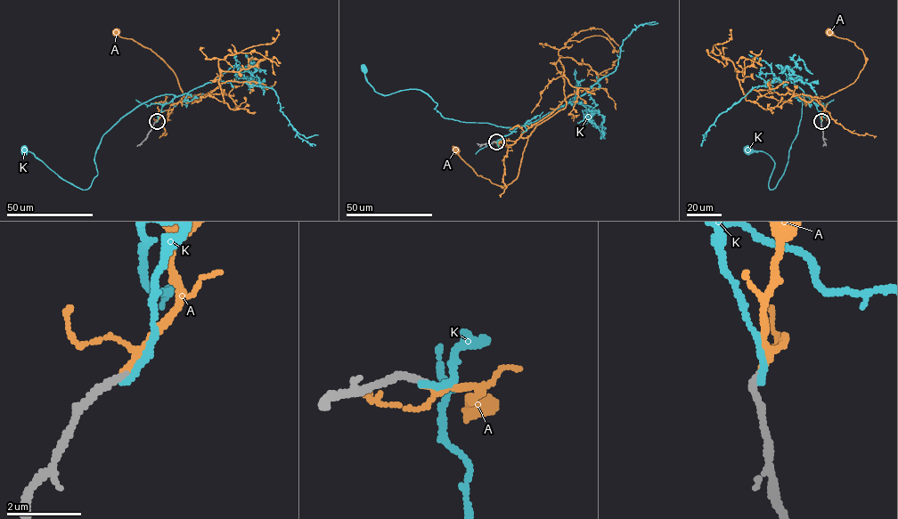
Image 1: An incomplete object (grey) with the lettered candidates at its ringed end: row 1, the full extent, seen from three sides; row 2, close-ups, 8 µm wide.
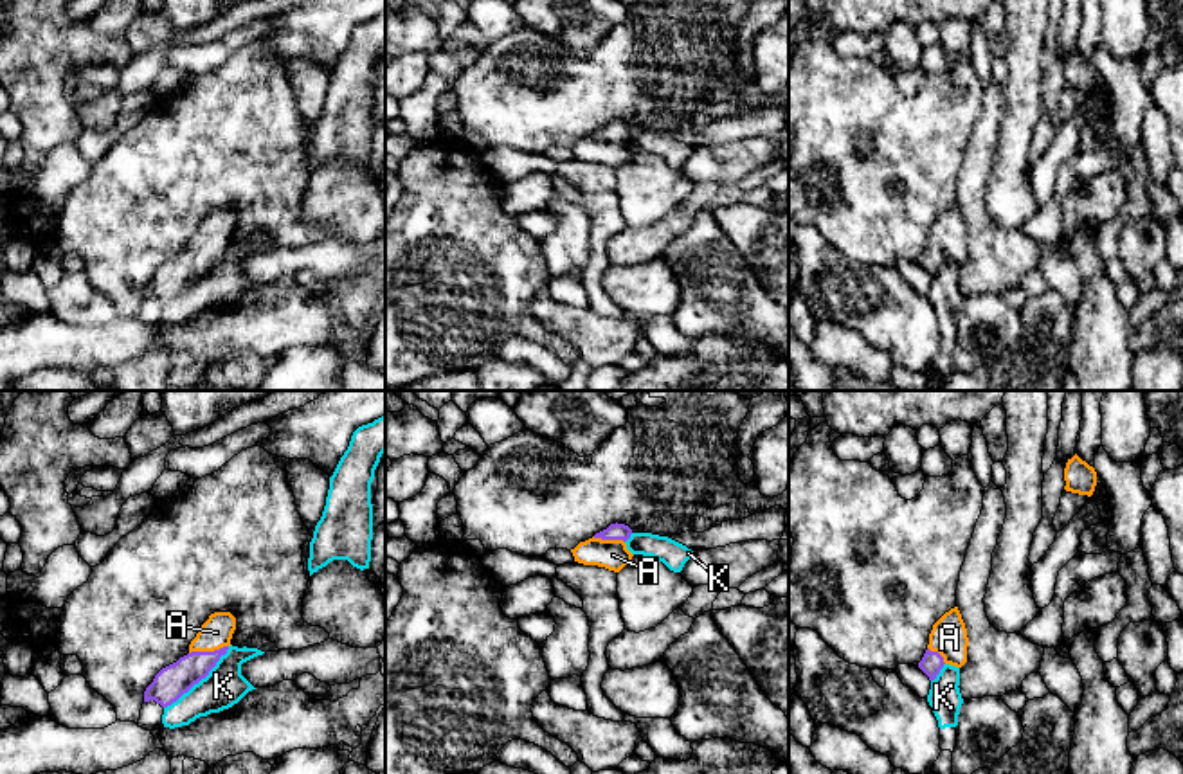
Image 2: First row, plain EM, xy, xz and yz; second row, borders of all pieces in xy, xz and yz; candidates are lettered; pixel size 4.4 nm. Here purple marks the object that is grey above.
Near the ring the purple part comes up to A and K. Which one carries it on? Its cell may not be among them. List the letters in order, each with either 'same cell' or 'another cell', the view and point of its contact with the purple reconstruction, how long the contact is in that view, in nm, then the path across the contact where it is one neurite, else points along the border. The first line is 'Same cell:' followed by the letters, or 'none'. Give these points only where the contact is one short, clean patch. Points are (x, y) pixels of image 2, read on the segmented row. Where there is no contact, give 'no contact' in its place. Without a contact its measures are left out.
Same cell: A
A: same cell; contact xy (207, 652); length 180 nm; way xy (173, 681), (207, 652), (216, 632)
K: another cell; contact xy (198, 681); length 400 nm; border xy (229, 647), (204, 677), (164, 708)

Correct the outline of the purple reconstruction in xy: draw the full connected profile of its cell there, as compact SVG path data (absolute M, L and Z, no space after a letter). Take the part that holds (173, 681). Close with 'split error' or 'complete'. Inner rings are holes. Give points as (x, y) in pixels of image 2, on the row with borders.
M230 612L211 614L191 641L189 653L155 675L144 691L144 702L155 700L162 707L176 702L227 653L234 630L236 617Z; split error

